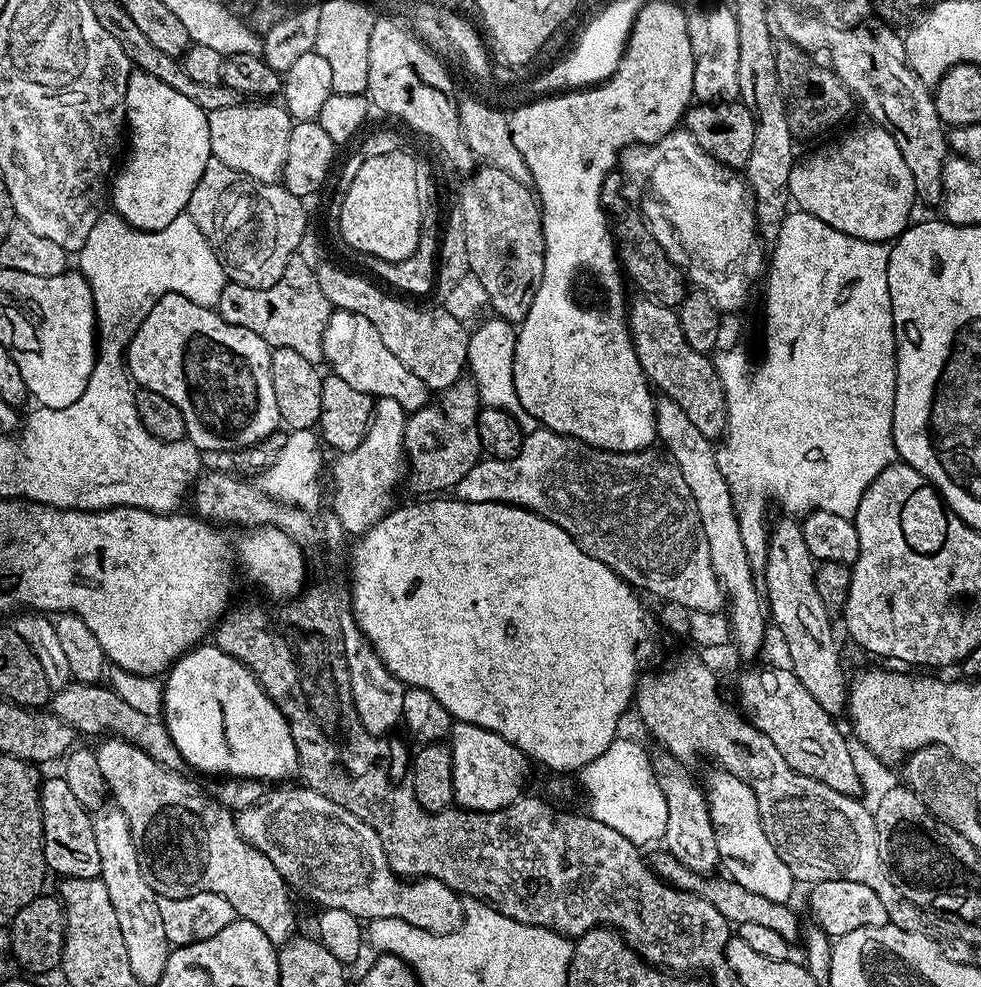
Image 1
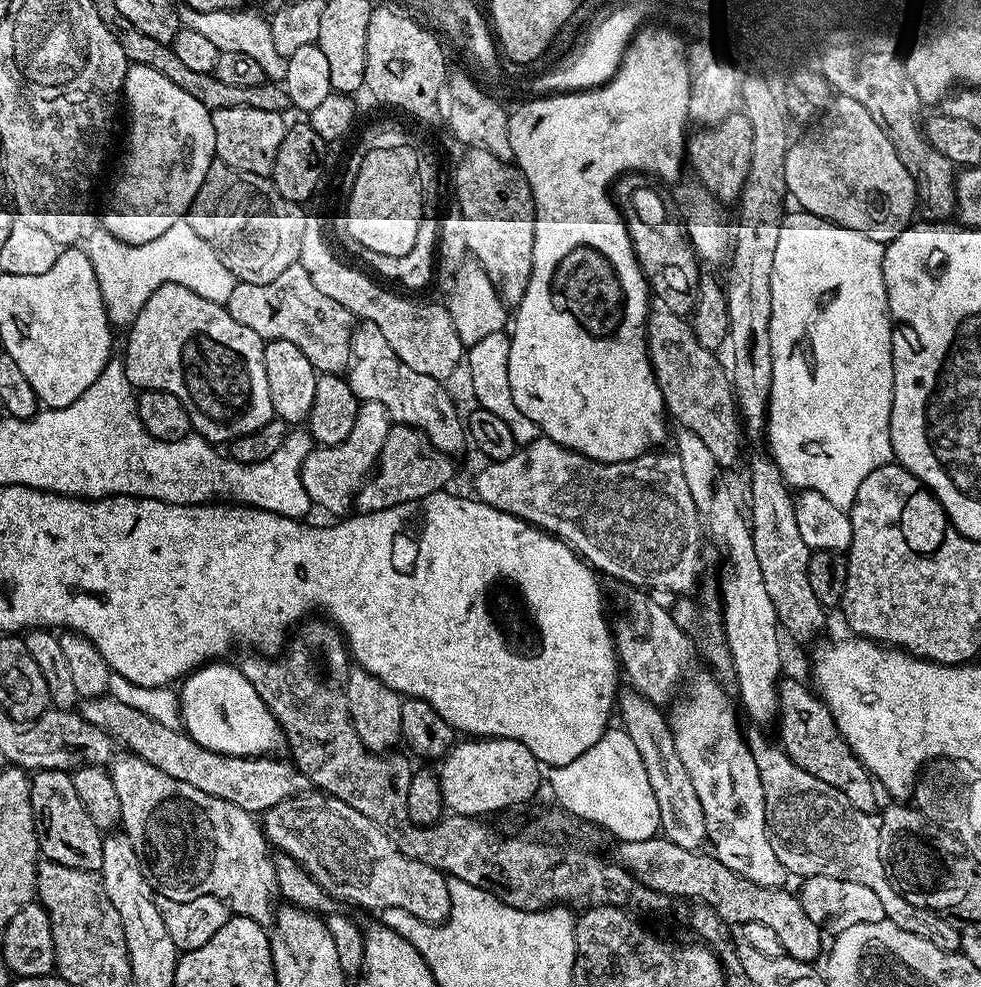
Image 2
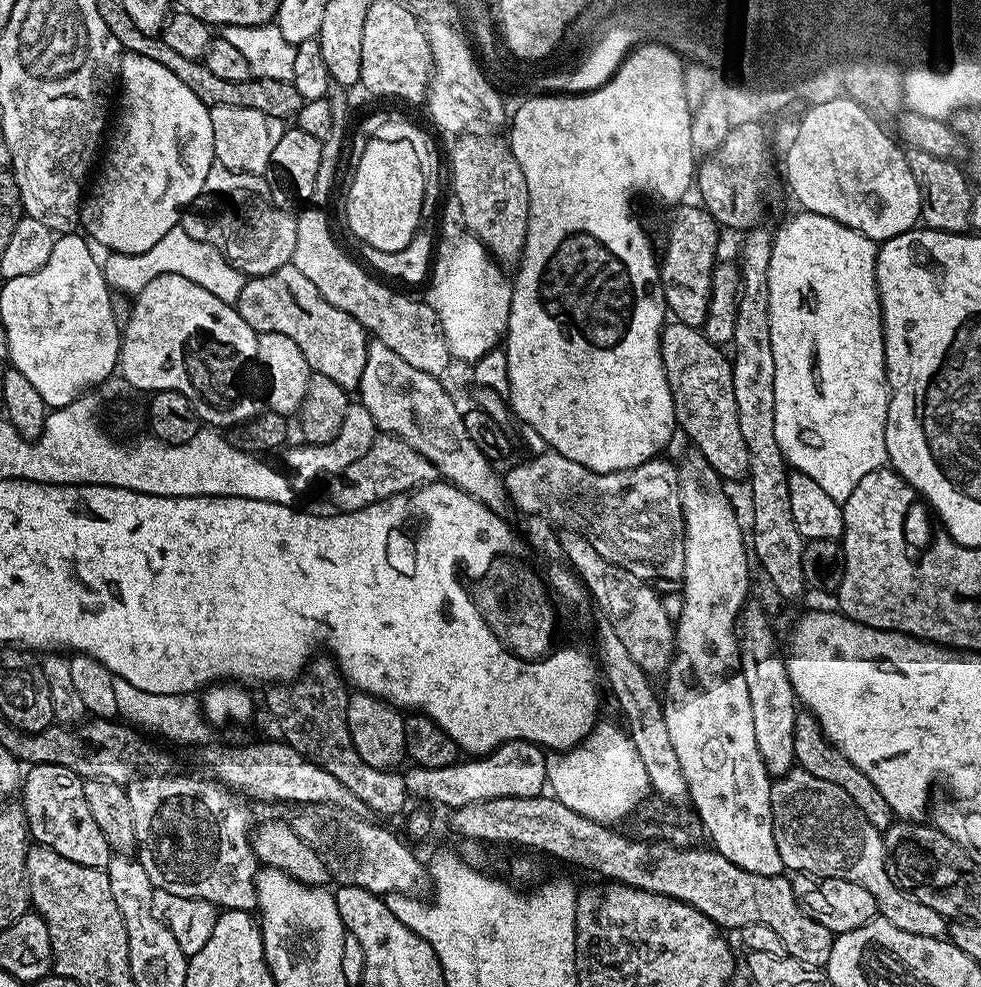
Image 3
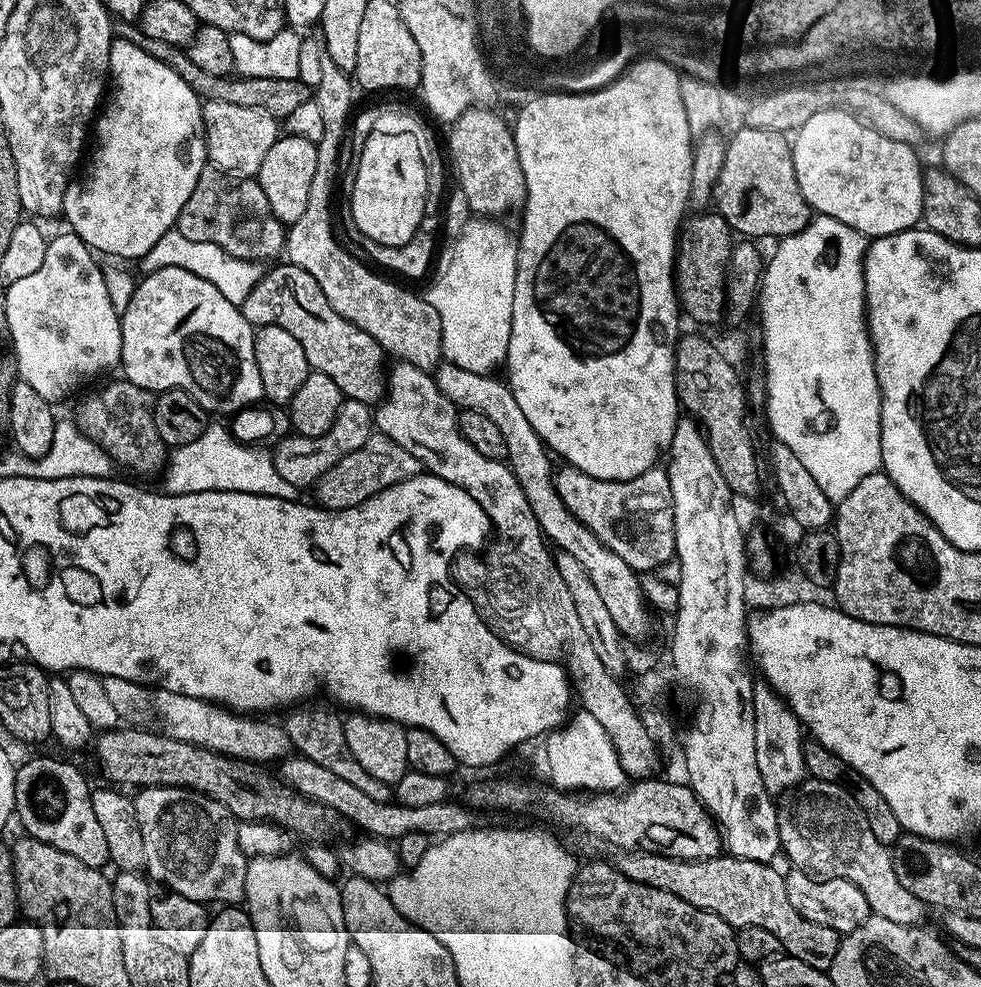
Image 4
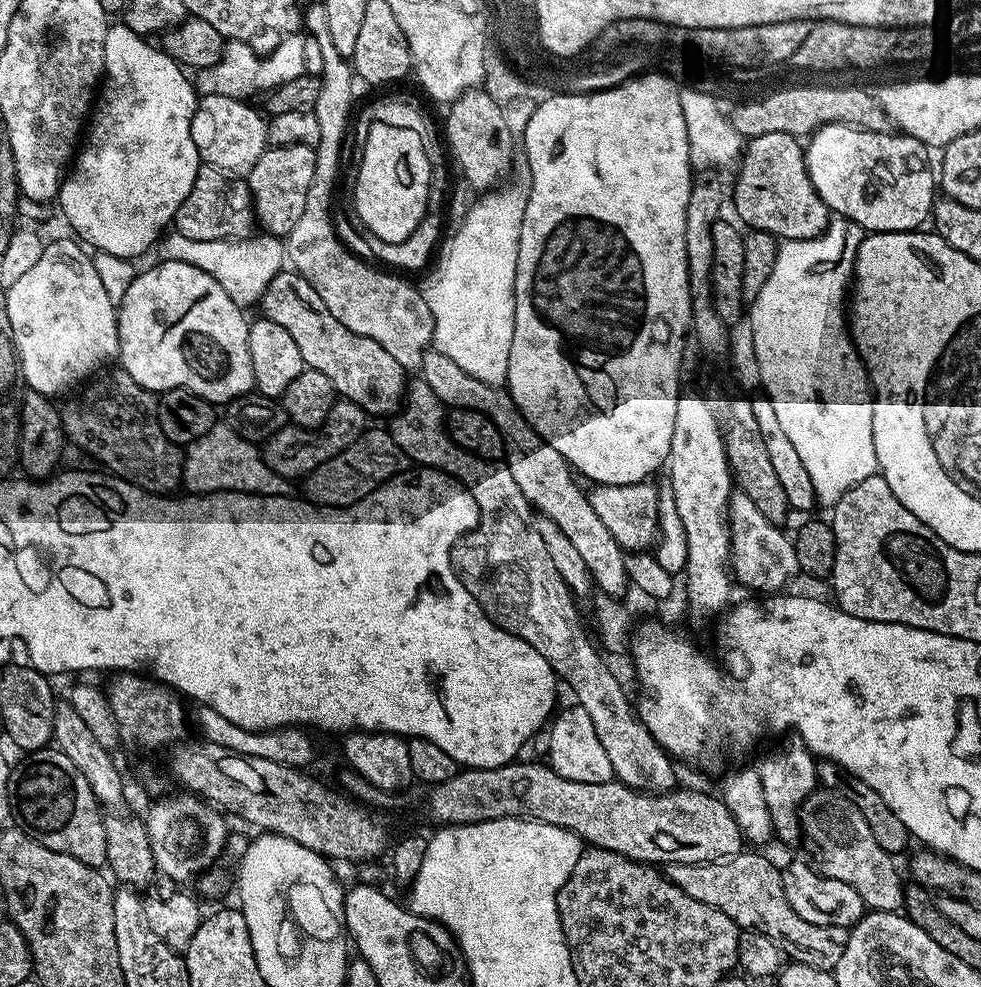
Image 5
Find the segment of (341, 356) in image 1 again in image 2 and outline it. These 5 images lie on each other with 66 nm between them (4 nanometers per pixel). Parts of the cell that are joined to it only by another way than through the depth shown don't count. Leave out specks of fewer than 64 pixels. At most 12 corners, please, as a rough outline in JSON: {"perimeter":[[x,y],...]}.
{"perimeter":[[369,320],[346,379],[361,402],[417,428],[439,452],[466,445],[451,394],[410,370]]}

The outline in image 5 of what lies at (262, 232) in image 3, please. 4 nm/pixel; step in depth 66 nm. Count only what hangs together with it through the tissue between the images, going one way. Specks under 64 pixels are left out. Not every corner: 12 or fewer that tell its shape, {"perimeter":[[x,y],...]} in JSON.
{"perimeter":[[201,163],[176,211],[195,240],[242,240],[256,227],[247,183]]}

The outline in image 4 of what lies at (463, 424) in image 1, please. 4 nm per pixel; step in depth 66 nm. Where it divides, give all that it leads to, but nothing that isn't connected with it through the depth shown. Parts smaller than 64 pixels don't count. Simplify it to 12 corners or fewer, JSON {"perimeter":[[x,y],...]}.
{"perimeter":[[373,431],[314,485],[322,508],[360,506],[421,471]]}

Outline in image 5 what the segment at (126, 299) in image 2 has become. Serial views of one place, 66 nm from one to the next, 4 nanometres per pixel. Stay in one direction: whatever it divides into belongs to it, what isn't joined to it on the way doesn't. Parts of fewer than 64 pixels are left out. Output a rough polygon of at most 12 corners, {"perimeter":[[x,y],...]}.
{"perimeter":[[172,230],[165,260],[206,270],[241,310],[286,268],[270,238],[195,240]]}

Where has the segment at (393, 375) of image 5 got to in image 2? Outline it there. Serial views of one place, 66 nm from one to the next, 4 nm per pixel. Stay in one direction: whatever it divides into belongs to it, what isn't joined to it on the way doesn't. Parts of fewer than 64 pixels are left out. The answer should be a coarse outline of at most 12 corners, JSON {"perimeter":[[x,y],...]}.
{"perimeter":[[300,263],[237,282],[226,307],[261,340],[294,342],[317,373],[353,359],[352,312]]}

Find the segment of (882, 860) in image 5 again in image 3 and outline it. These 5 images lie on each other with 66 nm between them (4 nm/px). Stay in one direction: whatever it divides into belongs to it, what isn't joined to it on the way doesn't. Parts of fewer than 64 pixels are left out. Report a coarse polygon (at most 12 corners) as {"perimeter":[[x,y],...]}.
{"perimeter":[[796,766],[773,779],[774,842],[789,873],[874,894],[906,934],[949,921],[886,874],[884,837],[850,794]]}

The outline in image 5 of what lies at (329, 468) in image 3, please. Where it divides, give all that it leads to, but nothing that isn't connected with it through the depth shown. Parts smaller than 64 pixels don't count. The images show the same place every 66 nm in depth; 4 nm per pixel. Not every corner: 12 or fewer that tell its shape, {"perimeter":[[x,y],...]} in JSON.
{"perimeter":[[337,399],[322,430],[289,426],[264,463],[303,478],[354,443],[366,413]]}

